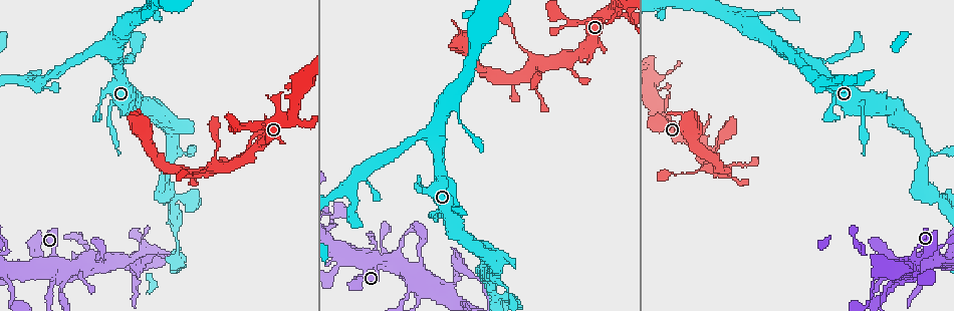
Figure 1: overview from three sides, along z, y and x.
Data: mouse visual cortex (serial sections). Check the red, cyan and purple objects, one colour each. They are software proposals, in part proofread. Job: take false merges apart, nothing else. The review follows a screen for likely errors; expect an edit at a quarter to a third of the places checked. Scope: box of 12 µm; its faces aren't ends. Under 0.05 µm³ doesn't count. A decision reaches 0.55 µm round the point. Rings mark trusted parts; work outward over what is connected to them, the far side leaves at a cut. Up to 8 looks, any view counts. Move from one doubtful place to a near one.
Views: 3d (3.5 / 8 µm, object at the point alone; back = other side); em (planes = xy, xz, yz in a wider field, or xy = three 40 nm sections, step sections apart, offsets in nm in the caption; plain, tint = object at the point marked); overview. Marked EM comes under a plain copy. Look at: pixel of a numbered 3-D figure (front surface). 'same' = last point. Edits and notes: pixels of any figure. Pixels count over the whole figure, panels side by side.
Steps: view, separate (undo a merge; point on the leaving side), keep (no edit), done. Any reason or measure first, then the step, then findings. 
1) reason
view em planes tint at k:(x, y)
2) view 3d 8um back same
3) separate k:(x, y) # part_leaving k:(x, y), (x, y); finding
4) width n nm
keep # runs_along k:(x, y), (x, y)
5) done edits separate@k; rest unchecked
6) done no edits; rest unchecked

narrows sharply
view 3d 3.5um at 1:(374, 260)

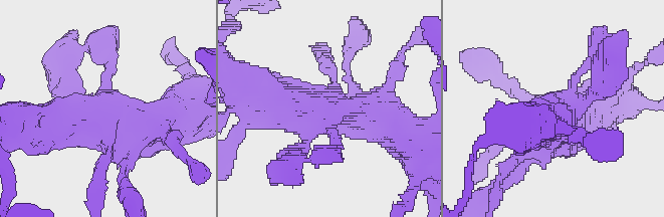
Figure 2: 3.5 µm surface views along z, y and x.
view em xy step 2 tint at 2:(336, 109)

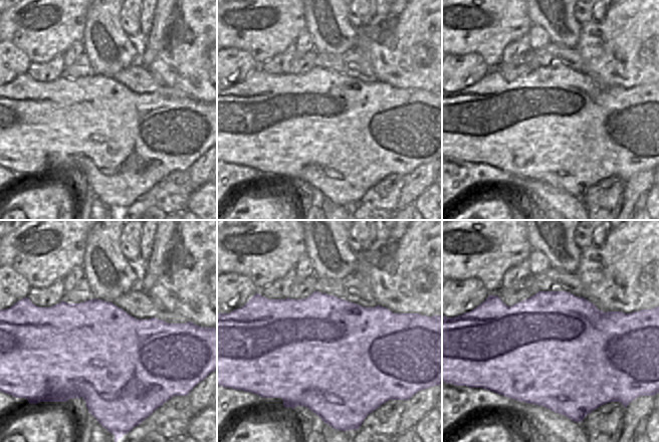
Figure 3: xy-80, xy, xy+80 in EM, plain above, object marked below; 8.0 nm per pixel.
keep # runs_along 2:(106, 62), (109, 115), (172, 118); continuous, no second cell

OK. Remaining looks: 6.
sudden change in width
view 3d 3.5um back at 1:(128, 260)

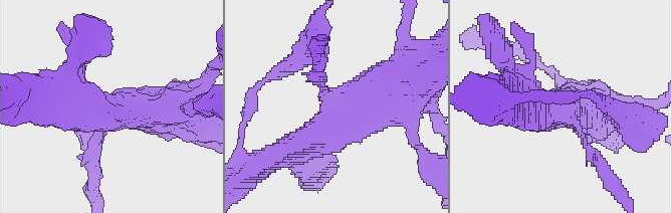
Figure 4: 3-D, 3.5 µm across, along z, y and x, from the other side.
arms 3; arm_widths 150, 450, 600 nm
view em xy step 5 tint at 4:(332, 100)

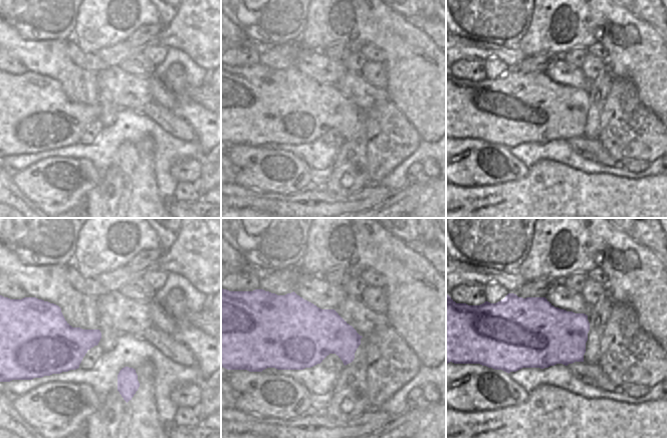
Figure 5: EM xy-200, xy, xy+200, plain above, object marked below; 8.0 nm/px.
width 500 nm
keep # runs_along 4:(409, 89), (375, 96), (291, 146); all the same cell

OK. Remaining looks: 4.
thick turns thin
view 3d 3.5um at 1:(521, 46)

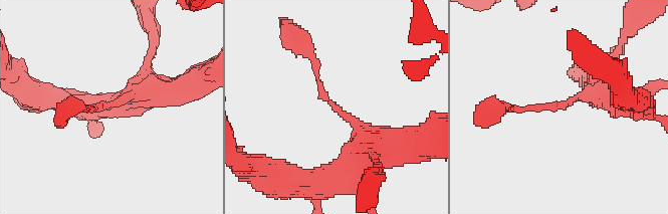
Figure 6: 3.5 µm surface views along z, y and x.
view em xy step 2 tint at 6:(114, 104)

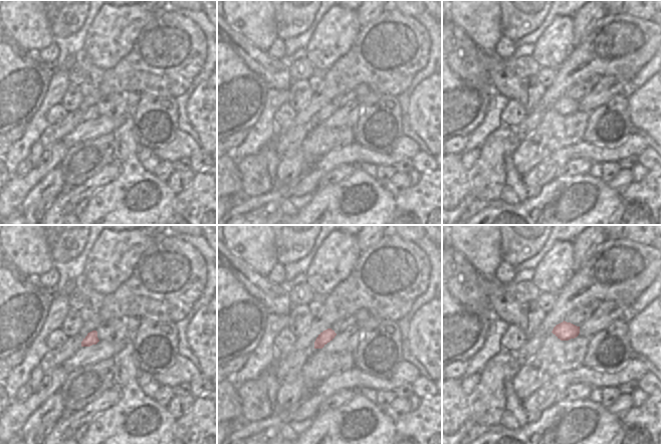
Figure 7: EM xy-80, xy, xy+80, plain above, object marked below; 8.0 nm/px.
arm_widths 100, 450 nm
keep # runs_along 6:(389, 147), (323, 98), (311, 54); continuous, no second cell

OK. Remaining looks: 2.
done no edits; rest unchecked

